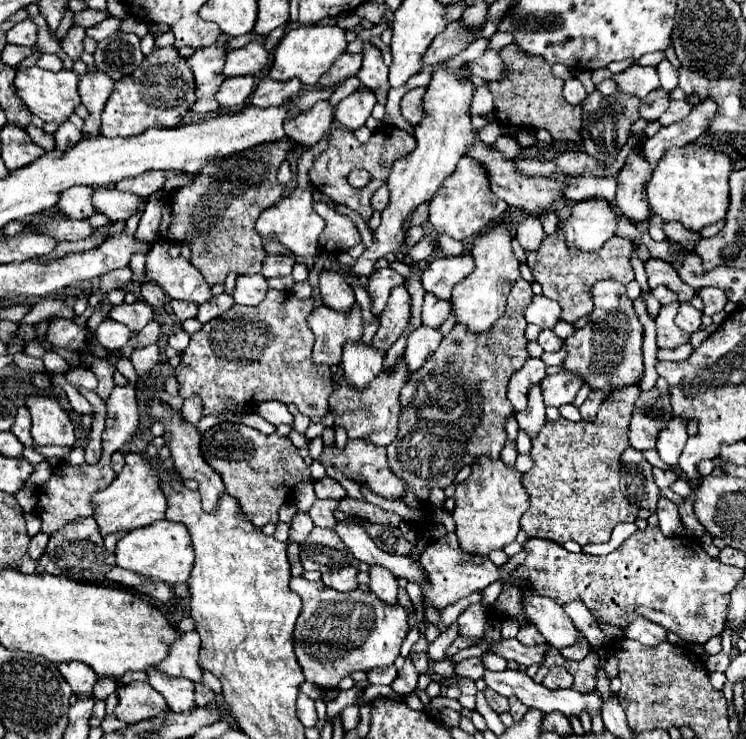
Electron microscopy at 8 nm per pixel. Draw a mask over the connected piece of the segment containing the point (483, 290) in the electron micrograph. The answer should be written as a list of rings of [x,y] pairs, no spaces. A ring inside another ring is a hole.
[[[497,224],[485,234],[477,236],[471,248],[471,258],[475,262],[475,270],[453,288],[453,312],[457,316],[457,322],[467,324],[471,332],[485,332],[495,324],[495,320],[499,320],[499,316],[503,316],[511,284],[515,284],[515,280],[519,278],[519,260],[511,250],[509,224]]]

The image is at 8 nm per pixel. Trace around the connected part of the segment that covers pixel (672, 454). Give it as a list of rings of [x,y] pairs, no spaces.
[[[673,416],[667,422],[667,426],[659,432],[655,450],[659,452],[659,456],[661,456],[661,460],[665,464],[675,466],[679,456],[681,456],[681,450],[685,448],[687,438],[689,438],[689,434],[687,434],[687,422],[681,416]]]

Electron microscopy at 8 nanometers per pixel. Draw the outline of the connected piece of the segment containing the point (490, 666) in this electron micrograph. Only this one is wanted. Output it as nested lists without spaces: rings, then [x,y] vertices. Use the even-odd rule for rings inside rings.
[[[483,654],[481,662],[487,670],[505,670],[507,668],[507,660],[503,660],[503,656],[497,656],[497,654]]]

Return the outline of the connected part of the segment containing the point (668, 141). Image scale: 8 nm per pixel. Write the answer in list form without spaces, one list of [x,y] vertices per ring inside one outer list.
[[[703,98],[687,118],[673,122],[665,128],[661,128],[653,138],[645,140],[643,156],[649,160],[649,164],[655,168],[661,160],[663,152],[671,146],[685,146],[695,142],[703,132],[707,132],[713,116],[717,114],[717,102],[713,98]]]

